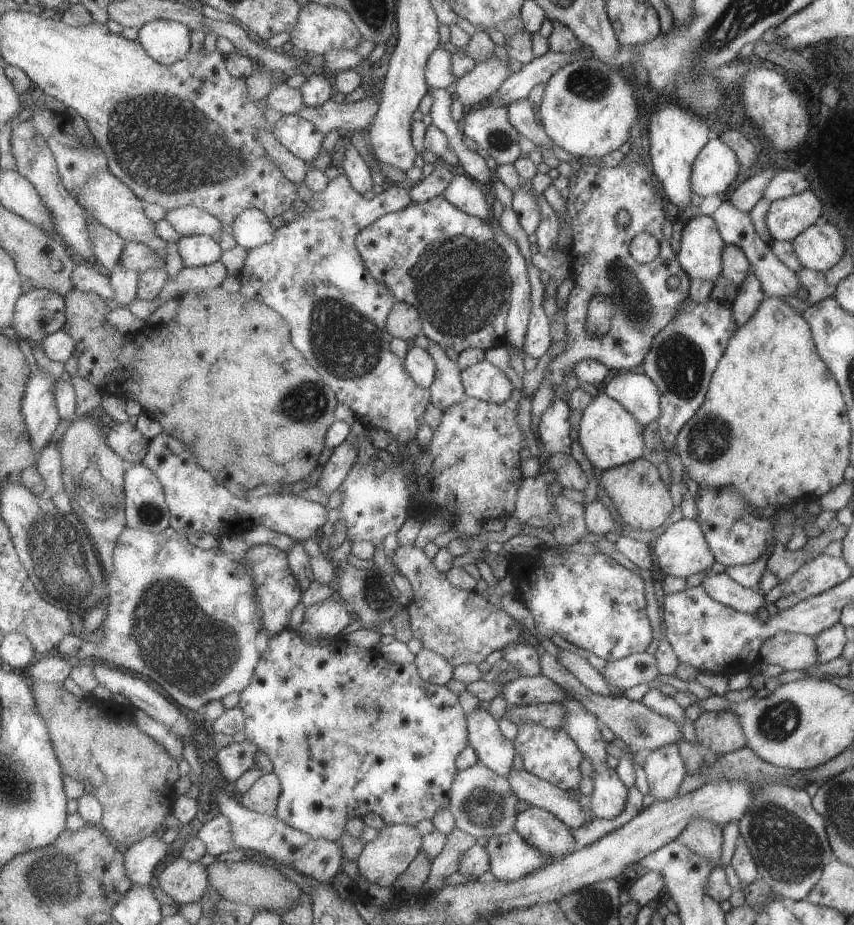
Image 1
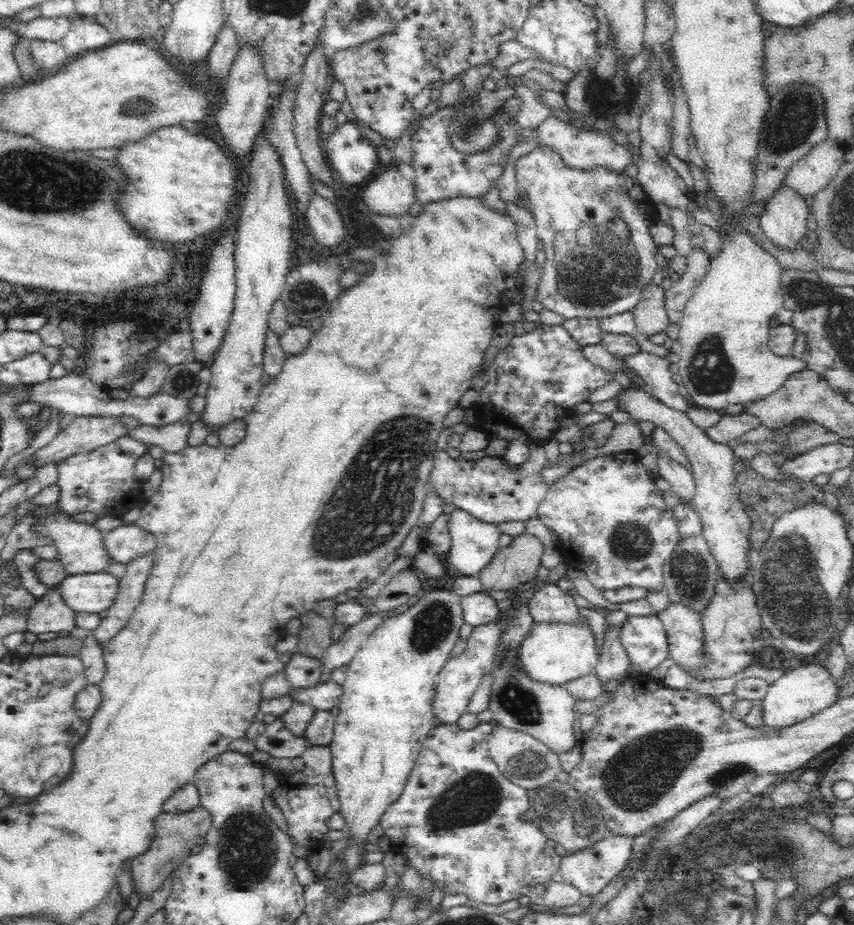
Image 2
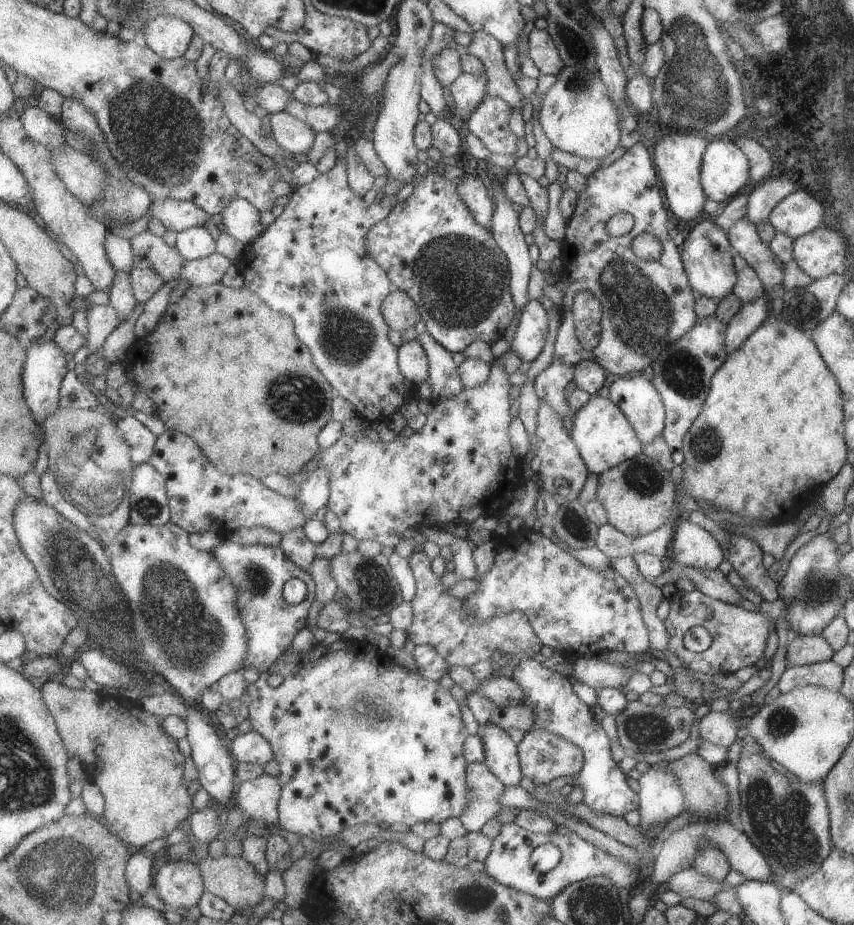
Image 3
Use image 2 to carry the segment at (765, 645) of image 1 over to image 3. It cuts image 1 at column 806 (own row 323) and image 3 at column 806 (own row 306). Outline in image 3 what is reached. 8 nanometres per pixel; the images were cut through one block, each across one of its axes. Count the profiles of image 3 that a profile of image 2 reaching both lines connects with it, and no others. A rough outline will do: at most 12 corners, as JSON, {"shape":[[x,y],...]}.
{"shape":[[820,634],[792,636],[788,667],[813,665],[834,651]]}

